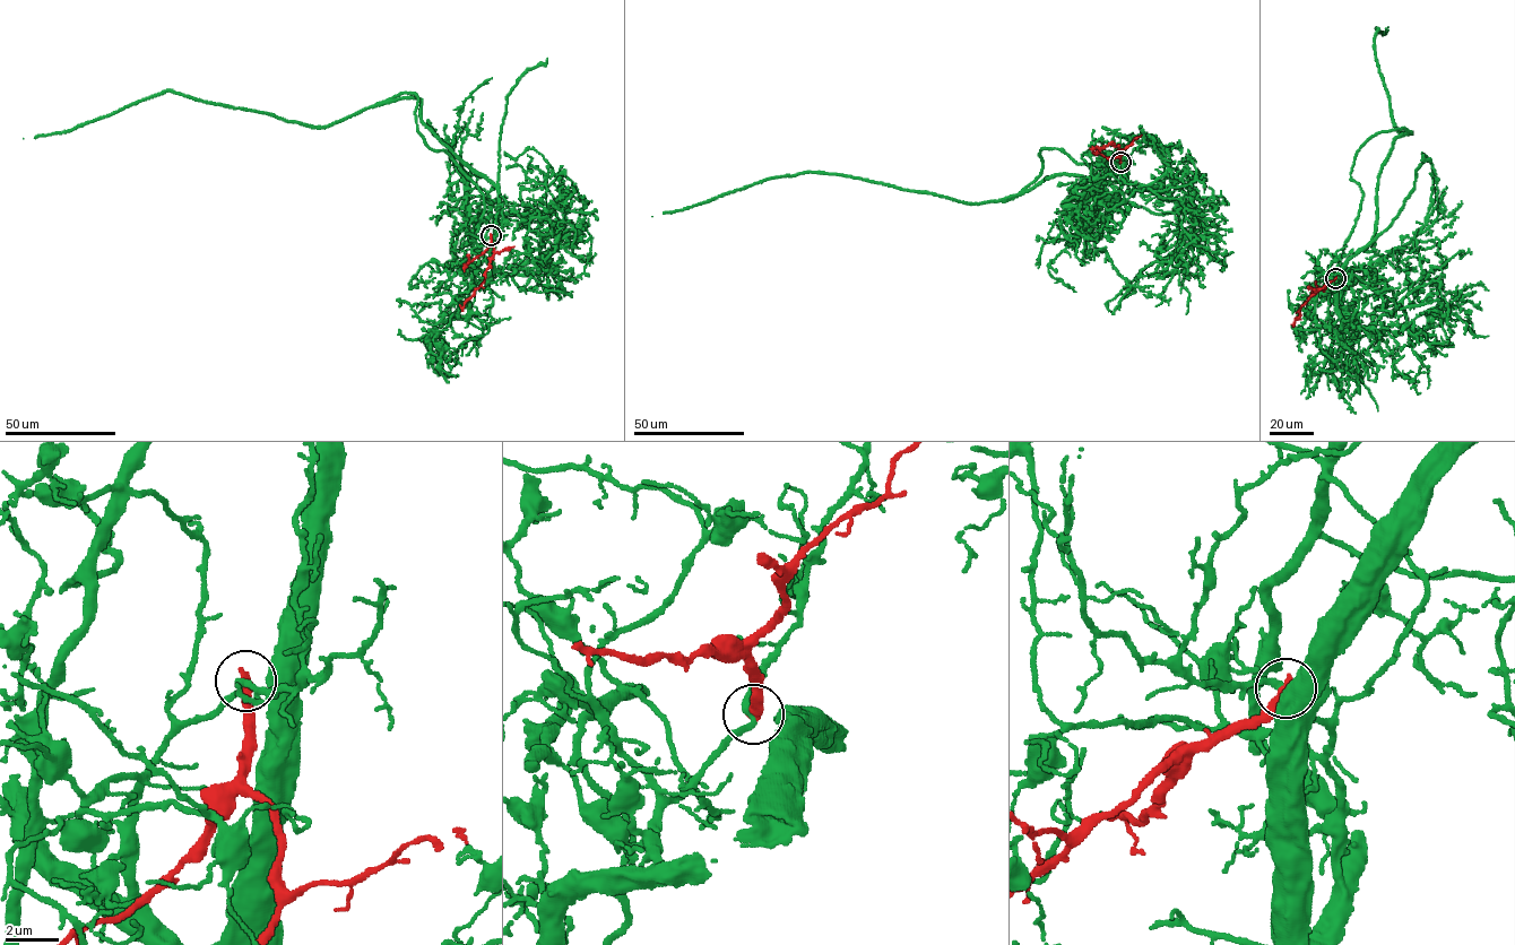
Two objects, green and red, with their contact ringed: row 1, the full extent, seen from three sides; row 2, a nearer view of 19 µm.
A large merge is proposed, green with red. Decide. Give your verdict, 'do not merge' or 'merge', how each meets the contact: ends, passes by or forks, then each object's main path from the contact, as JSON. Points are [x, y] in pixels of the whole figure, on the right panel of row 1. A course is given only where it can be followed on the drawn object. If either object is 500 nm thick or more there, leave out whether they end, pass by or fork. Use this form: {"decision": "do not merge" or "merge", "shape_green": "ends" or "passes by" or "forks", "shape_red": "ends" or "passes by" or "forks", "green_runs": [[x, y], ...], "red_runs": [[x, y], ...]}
{"decision": "do not merge", "shape_green": "forks", "shape_red": "ends", "green_runs": [[1335, 278], [1362, 194], [1358, 150], [1410, 131], [1393, 121], [1376, 62], [1376, 27], [1388, 26]], "red_runs": [[1335, 278], [1301, 306], [1293, 326], [1293, 320]]}

